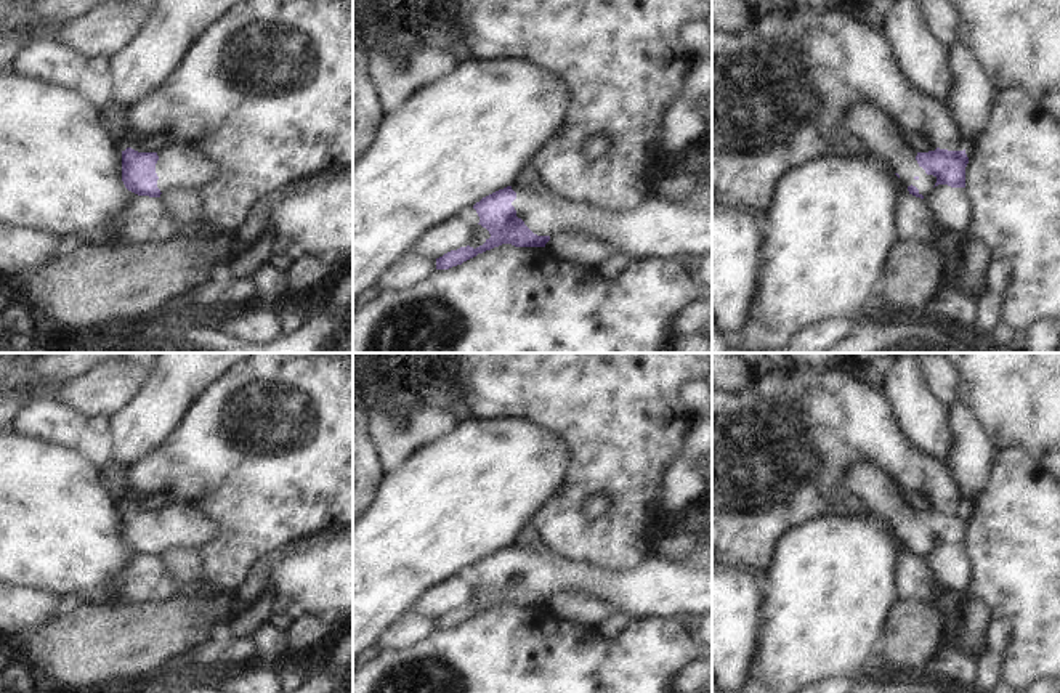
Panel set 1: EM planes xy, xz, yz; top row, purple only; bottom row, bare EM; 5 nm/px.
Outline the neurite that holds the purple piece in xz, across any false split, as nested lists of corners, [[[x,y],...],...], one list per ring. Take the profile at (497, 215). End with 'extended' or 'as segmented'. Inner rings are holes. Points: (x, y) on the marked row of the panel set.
[[[516,183],[499,189],[473,205],[479,223],[491,234],[476,249],[467,245],[451,250],[436,258],[436,270],[449,270],[463,261],[499,247],[512,244],[515,247],[545,247],[550,236],[561,228],[582,228],[590,236],[614,245],[633,260],[672,260],[675,255],[702,257],[712,252],[712,210],[694,210],[678,202],[648,199],[629,212],[611,212],[585,202],[577,202],[560,196],[550,189],[532,191]]]; extended

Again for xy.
[[[172,143],[159,152],[122,151],[122,181],[138,196],[160,197],[172,188],[199,191],[212,183],[220,167],[188,143]]]; extended

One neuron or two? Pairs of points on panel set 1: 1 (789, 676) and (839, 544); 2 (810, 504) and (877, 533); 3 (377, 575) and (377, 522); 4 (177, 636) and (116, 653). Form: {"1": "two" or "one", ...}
{"1": "one", "2": "two", "3": "one", "4": "one"}

